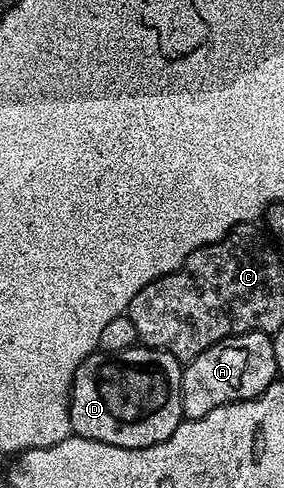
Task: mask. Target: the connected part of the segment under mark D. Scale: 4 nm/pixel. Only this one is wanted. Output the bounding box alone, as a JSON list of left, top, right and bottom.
[68,346,185,448]

